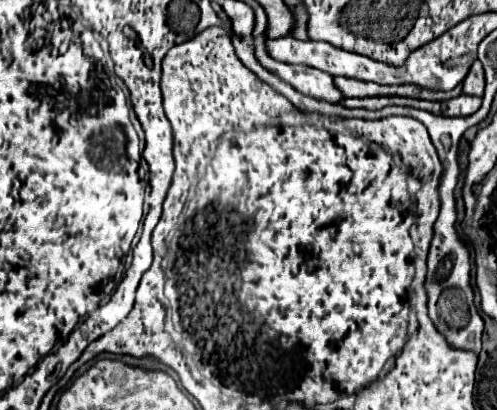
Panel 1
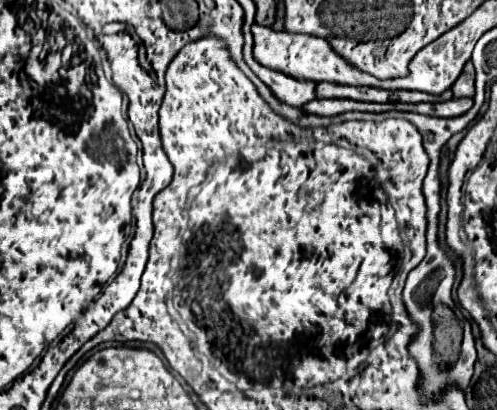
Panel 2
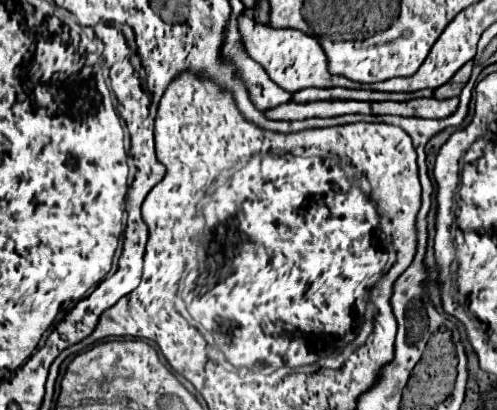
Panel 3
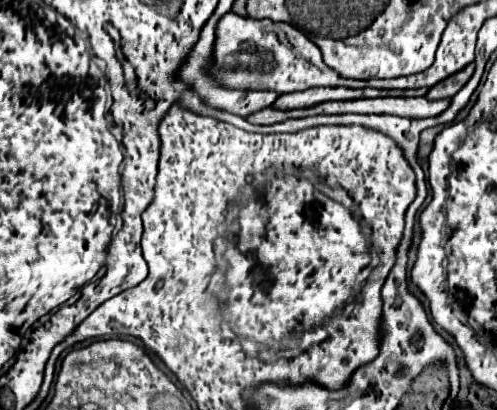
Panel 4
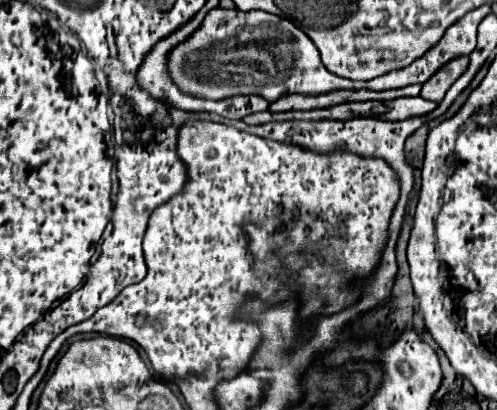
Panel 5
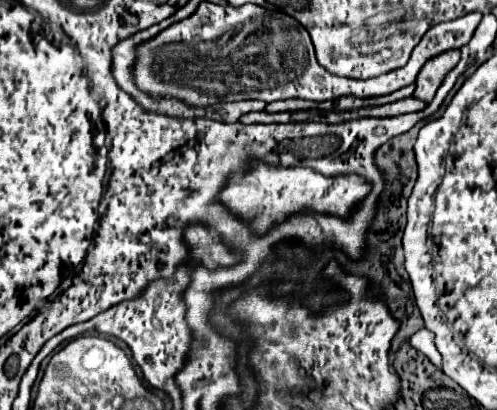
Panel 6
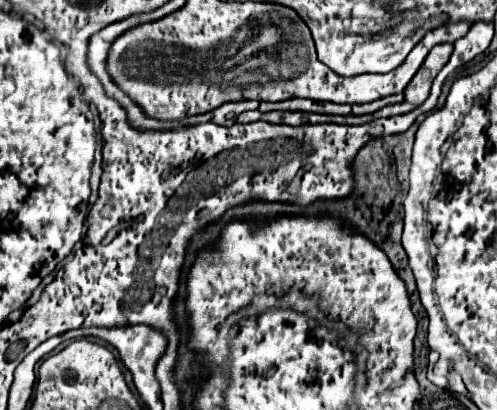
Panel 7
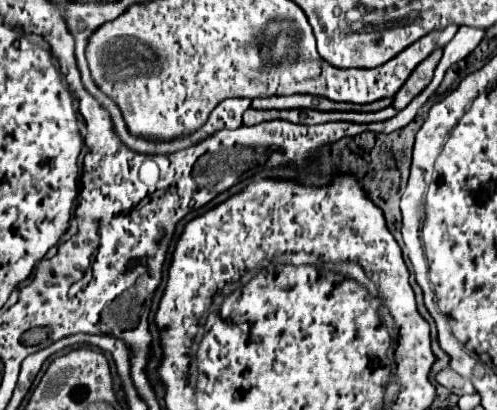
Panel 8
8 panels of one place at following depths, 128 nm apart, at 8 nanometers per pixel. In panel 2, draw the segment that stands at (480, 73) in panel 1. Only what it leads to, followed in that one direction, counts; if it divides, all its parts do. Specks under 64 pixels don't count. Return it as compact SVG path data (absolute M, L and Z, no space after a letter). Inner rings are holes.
M468 62L464 66L464 72L458 76L456 84L450 90L452 90L454 98L462 98L462 96L472 98L474 96L474 68L472 68L472 62Z

